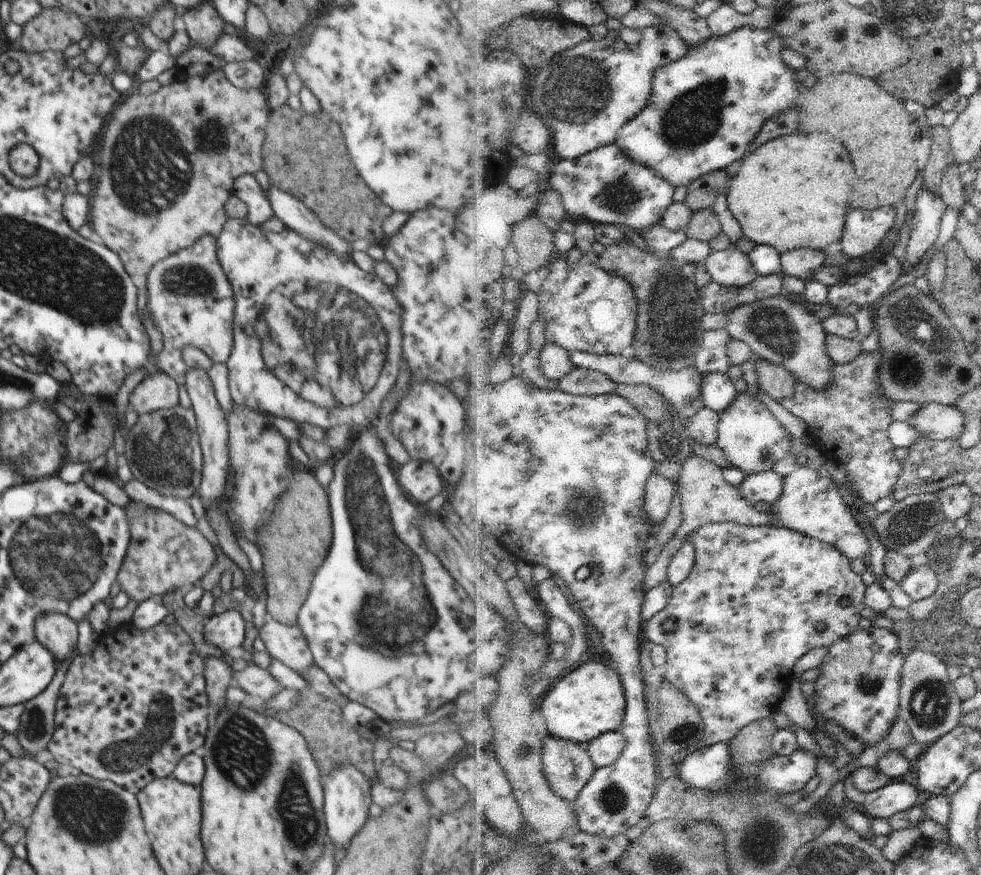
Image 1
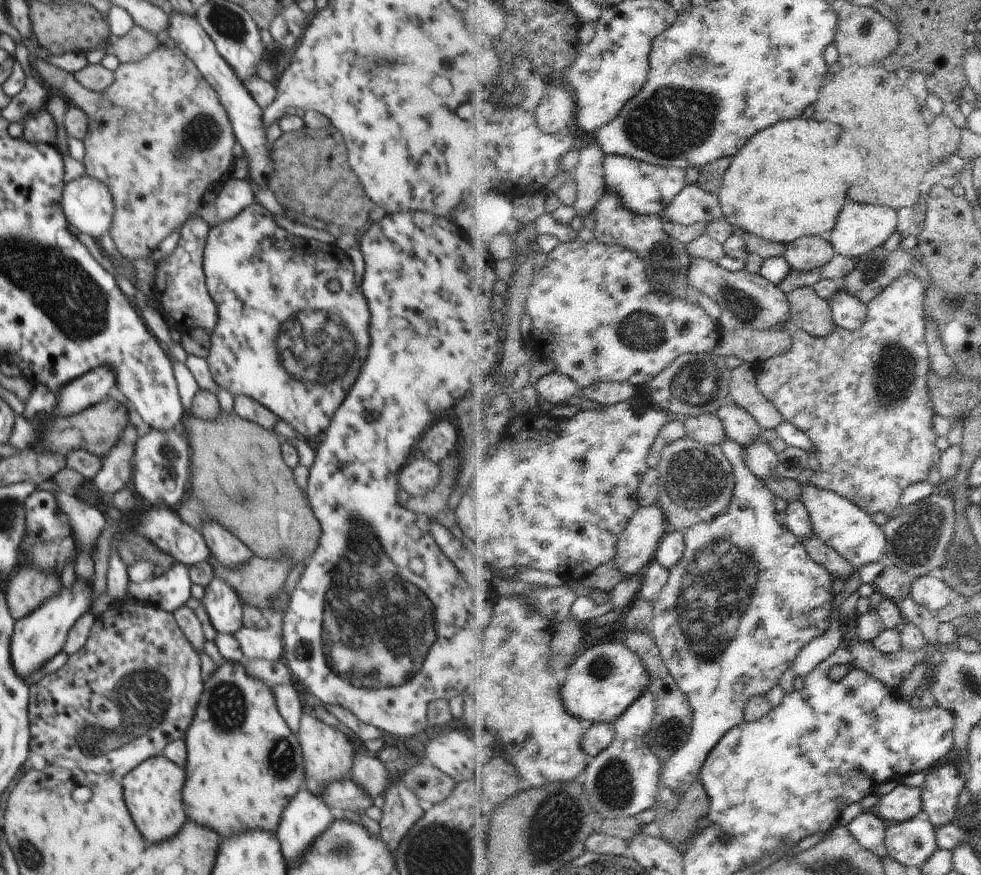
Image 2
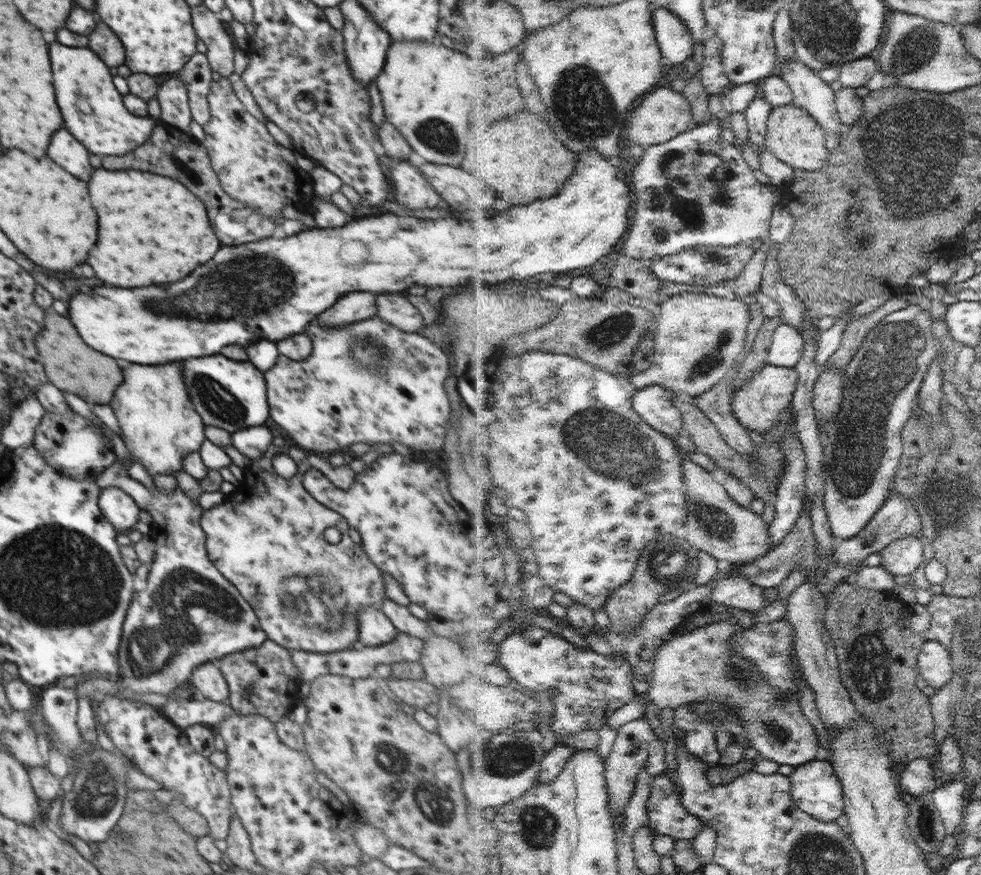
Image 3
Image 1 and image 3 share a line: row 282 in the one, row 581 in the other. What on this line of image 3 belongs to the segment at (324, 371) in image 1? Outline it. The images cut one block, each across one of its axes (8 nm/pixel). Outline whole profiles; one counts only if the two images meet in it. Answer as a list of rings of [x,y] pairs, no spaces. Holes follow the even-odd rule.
[[[273,443],[267,448],[266,452],[256,460],[251,461],[251,464],[244,469],[244,476],[242,483],[236,487],[236,490],[225,495],[224,503],[206,509],[203,511],[203,515],[200,517],[201,527],[205,532],[205,546],[208,554],[208,560],[216,566],[216,570],[228,580],[235,588],[238,593],[252,606],[254,609],[255,616],[258,618],[259,624],[262,631],[266,634],[268,640],[276,642],[280,646],[287,648],[288,650],[299,650],[316,653],[328,653],[336,650],[346,650],[348,648],[355,648],[359,646],[358,643],[358,622],[357,615],[360,606],[368,606],[374,609],[380,610],[382,607],[382,601],[387,598],[386,590],[384,590],[384,580],[382,580],[382,570],[374,566],[370,561],[370,558],[365,554],[363,546],[358,543],[354,543],[348,535],[349,524],[346,522],[341,514],[338,514],[335,510],[330,510],[327,506],[320,504],[305,488],[303,485],[303,476],[307,470],[318,469],[331,483],[334,483],[339,489],[348,490],[352,483],[355,481],[356,474],[354,470],[350,469],[348,465],[333,466],[327,459],[323,459],[319,454],[312,454],[311,451],[300,450],[296,446],[276,446]],[[277,454],[287,454],[291,456],[298,465],[298,472],[293,476],[292,479],[282,479],[272,470],[270,466],[272,464],[274,456]],[[326,528],[338,528],[342,534],[341,541],[337,544],[332,544],[324,539],[324,530]]]

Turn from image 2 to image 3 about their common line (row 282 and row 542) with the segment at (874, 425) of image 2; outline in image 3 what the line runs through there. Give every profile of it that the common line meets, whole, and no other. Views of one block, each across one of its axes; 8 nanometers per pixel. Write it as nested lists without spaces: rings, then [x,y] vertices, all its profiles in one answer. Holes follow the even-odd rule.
[[[916,535],[899,538],[882,551],[881,555],[883,566],[894,575],[914,575],[916,566],[922,562],[922,540]]]

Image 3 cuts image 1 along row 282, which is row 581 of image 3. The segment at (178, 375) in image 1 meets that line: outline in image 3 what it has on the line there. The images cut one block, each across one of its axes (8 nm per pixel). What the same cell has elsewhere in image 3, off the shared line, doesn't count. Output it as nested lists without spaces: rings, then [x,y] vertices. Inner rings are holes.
[[[132,458],[125,460],[125,467],[123,467],[123,462],[116,460],[116,462],[108,468],[108,472],[102,472],[95,478],[96,484],[101,488],[108,488],[110,486],[117,486],[121,488],[126,494],[129,494],[137,503],[141,510],[146,510],[154,518],[154,522],[160,526],[160,534],[156,538],[155,554],[154,559],[151,562],[150,574],[147,577],[147,586],[145,590],[137,592],[135,598],[132,600],[130,608],[127,610],[127,615],[125,617],[123,628],[122,628],[122,637],[120,638],[120,646],[118,651],[119,658],[119,667],[121,679],[116,680],[120,681],[120,688],[126,688],[126,690],[134,690],[134,692],[164,692],[171,697],[175,688],[182,685],[187,685],[192,671],[200,665],[208,662],[216,662],[223,656],[232,654],[235,652],[240,652],[241,650],[246,650],[247,648],[252,648],[253,646],[260,646],[267,640],[266,634],[262,631],[262,628],[259,624],[258,618],[255,616],[254,609],[252,606],[242,598],[238,593],[238,590],[230,583],[218,570],[216,566],[208,560],[208,554],[205,546],[205,532],[201,527],[200,517],[203,515],[204,509],[198,503],[198,498],[190,498],[179,486],[177,486],[173,492],[170,494],[155,490],[148,490],[141,482],[134,480],[128,472],[128,468],[133,464]]]

